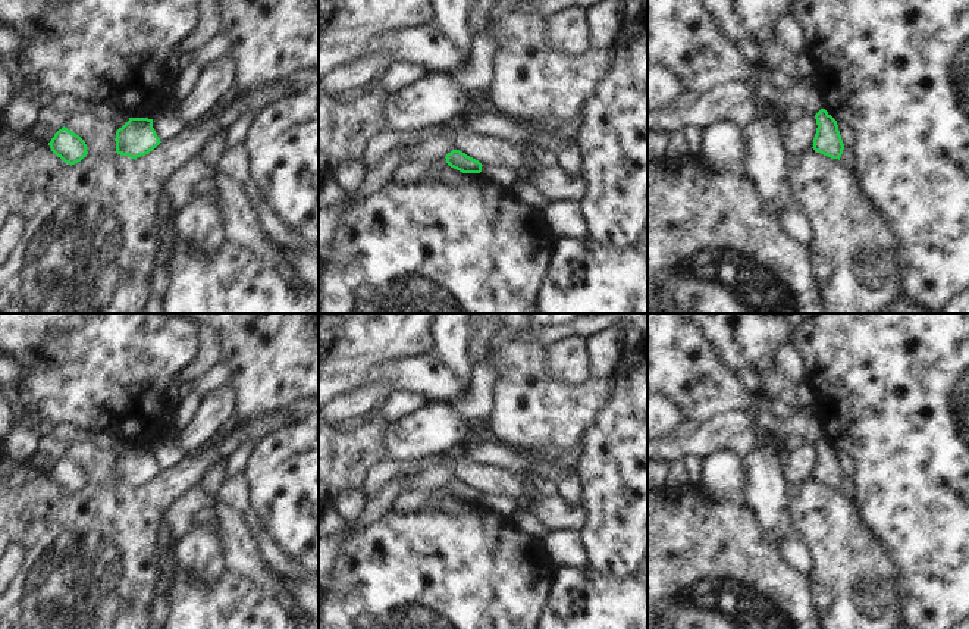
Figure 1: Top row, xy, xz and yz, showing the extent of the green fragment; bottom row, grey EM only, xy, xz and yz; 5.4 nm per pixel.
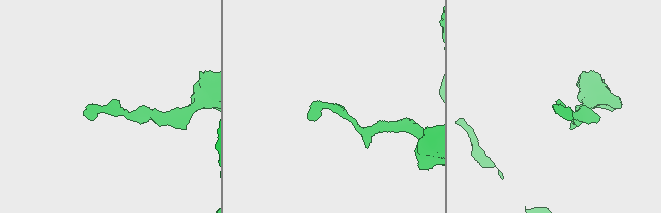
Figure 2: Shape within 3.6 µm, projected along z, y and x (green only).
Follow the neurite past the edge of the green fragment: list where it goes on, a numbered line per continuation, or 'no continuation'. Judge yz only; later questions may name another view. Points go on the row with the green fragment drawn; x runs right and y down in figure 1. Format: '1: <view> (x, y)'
no continuation

